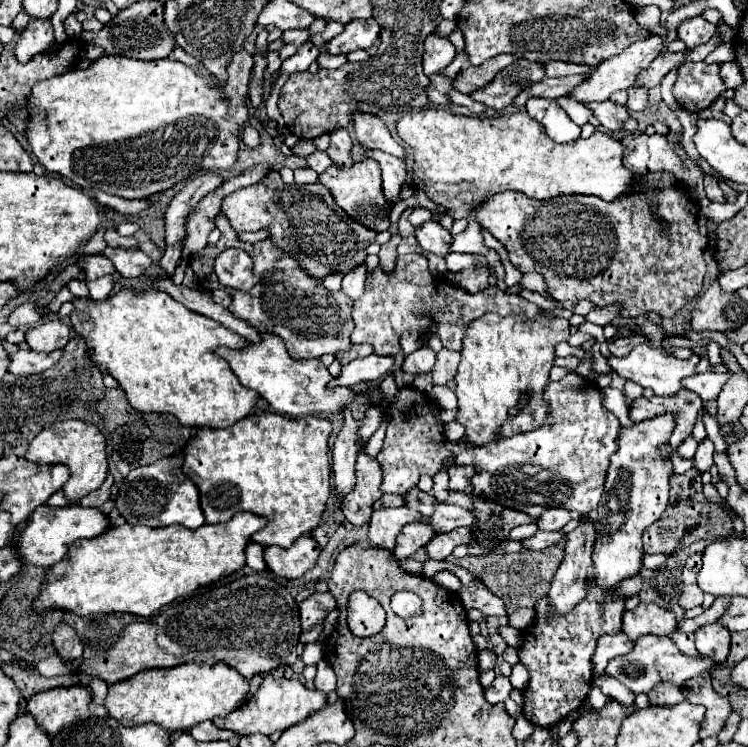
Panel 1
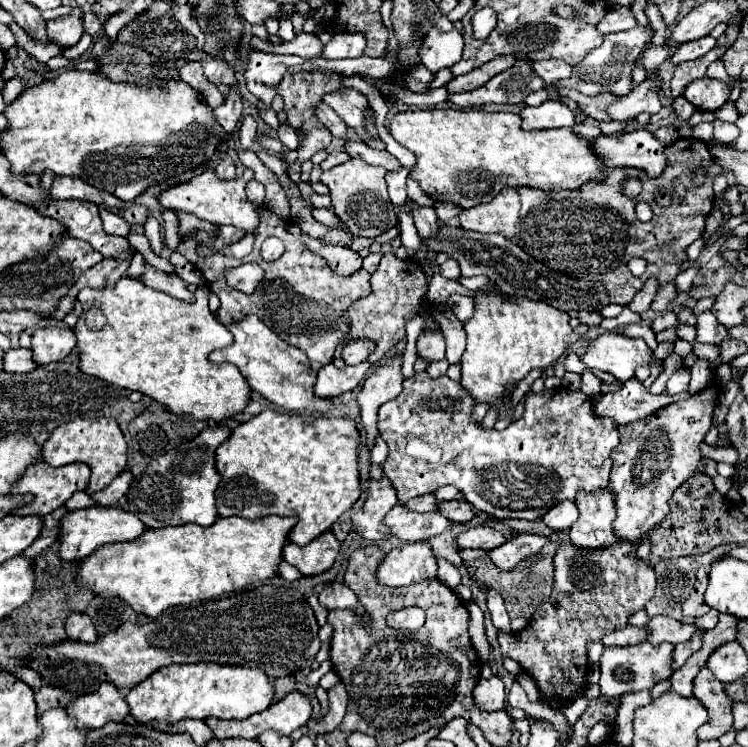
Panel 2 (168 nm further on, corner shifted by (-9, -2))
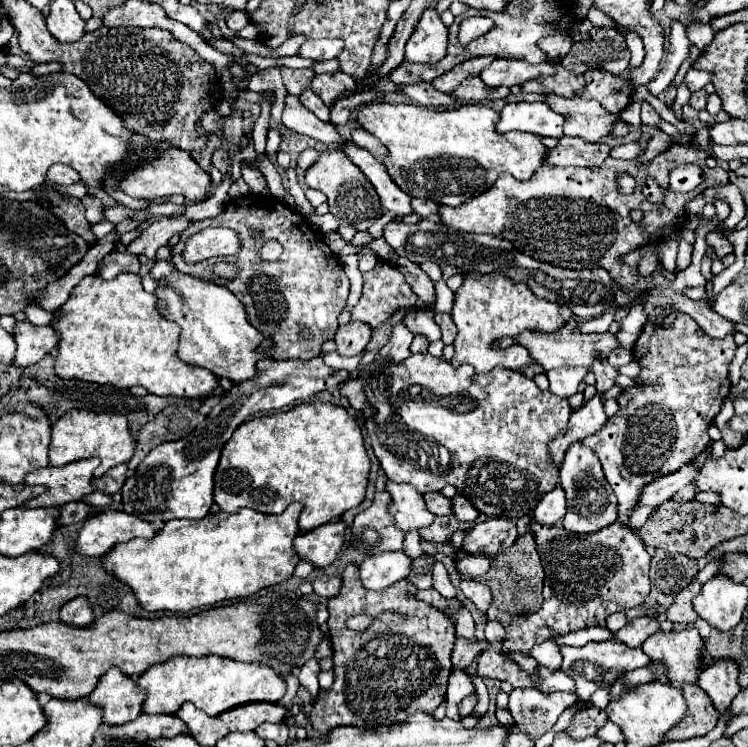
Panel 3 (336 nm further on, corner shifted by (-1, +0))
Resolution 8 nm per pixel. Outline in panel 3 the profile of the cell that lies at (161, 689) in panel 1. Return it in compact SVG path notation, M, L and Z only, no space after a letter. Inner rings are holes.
M175 656L175 660L155 664L147 672L143 672L137 678L137 686L147 694L143 702L143 714L175 714L181 704L193 702L205 714L219 716L225 710L249 702L279 702L285 694L285 682L271 668L221 656Z

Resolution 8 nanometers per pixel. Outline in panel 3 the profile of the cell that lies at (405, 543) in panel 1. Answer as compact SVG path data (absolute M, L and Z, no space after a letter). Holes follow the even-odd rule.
M403 552L367 556L359 566L359 576L367 590L385 590L391 584L407 578L411 572L411 564L413 560Z

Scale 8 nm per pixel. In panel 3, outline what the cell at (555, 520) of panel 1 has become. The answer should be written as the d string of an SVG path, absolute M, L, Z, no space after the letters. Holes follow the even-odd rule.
M557 486L553 492L547 492L547 496L543 496L543 500L533 512L533 520L539 524L555 526L559 520L563 520L565 512L567 512L565 492L561 486Z

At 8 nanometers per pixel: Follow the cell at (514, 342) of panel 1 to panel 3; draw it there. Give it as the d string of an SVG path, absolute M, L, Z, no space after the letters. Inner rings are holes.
M469 272L465 276L465 282L463 286L455 292L455 304L453 304L453 310L451 310L451 316L457 324L457 338L455 338L455 356L451 358L451 364L453 368L459 368L463 364L469 364L475 368L475 374L485 374L485 372L491 372L496 366L504 366L510 370L521 370L531 364L531 354L515 344L515 346L509 346L509 348L495 348L493 344L499 342L501 338L509 336L509 338L515 338L519 336L521 332L525 330L535 330L535 332L559 332L563 328L563 324L567 324L569 318L575 318L573 312L567 308L567 306L559 306L555 302L549 302L549 300L539 300L525 284L511 284L511 280L507 280L505 276L499 276L499 274L479 274L479 272Z

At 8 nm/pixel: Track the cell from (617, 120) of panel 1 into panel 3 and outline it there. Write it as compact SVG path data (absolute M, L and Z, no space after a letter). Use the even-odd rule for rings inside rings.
M553 62L555 68L559 68L557 76L541 76L539 80L529 80L523 84L523 92L541 92L541 94L557 94L563 98L573 98L579 96L585 88L585 78L583 76L571 76L561 62Z

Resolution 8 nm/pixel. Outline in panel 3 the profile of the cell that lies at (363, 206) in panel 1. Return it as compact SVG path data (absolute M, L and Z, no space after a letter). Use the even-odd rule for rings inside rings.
M327 148L321 152L319 160L307 170L305 182L309 188L321 190L327 196L329 202L329 212L335 214L337 218L349 222L355 230L367 230L373 220L381 216L381 204L375 188L371 182L365 178L365 174L355 168L355 164L349 160L349 156L339 150L339 148Z

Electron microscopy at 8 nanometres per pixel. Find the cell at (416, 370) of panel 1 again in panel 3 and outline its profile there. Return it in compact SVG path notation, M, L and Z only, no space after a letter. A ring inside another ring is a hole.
M421 310L415 314L407 314L403 318L403 324L409 328L411 334L415 336L425 336L429 342L441 340L441 330L437 326L437 322L433 320L433 312L431 310Z

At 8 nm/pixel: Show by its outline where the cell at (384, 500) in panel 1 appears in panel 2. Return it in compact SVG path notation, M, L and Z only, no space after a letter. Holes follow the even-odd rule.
M425 494L425 496L413 498L405 506L411 508L411 510L417 510L417 512L437 512L439 510L439 502L437 502L437 498L433 494Z

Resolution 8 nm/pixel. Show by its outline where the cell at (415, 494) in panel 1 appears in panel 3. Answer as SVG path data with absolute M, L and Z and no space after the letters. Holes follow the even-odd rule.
M459 494L453 498L453 514L459 522L477 520L477 516L479 516L479 512L475 512L475 506L465 496L459 496Z

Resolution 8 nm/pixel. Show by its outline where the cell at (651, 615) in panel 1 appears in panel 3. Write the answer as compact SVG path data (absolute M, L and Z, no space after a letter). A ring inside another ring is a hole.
M697 628L685 630L657 630L649 636L649 640L641 646L651 660L661 660L667 664L671 686L681 688L685 684L693 684L701 672L699 666L699 648L701 636Z

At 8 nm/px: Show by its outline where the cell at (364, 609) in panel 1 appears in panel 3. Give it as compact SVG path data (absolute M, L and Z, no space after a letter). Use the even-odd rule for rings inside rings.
M329 576L329 578L323 578L323 580L317 578L313 582L313 590L321 598L333 598L341 590L341 578L337 578L337 576Z

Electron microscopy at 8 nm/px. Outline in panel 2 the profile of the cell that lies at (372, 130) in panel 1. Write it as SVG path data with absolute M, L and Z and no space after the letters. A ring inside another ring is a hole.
M343 86L343 88L335 90L335 92L327 92L323 96L323 102L327 102L343 118L343 122L359 134L359 138L363 142L367 142L369 146L375 146L379 150L385 148L385 144L381 140L371 140L367 136L365 116L363 116L363 110L367 108L367 98L359 90Z

